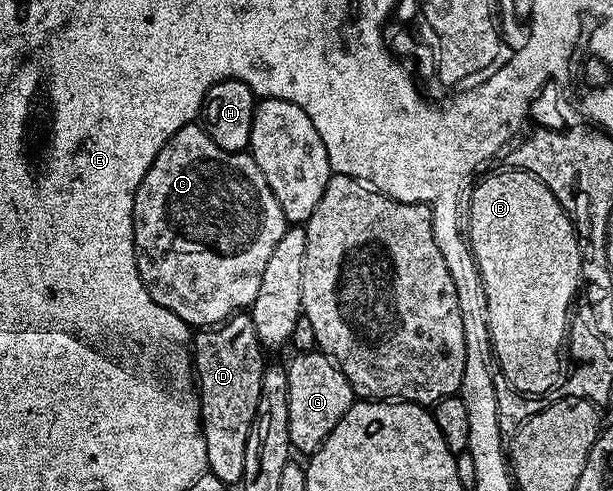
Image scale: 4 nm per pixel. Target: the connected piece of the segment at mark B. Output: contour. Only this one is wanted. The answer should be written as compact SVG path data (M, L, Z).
M507 168L504 171L483 179L474 188L469 202L469 216L466 215L465 218L465 237L481 276L484 292L483 304L487 312L487 337L490 349L493 351L494 361L495 358L499 361L500 371L498 370L498 373L501 375L502 381L509 383L519 394L547 396L559 378L559 369L563 366L563 358L565 362L565 343L569 338L569 319L573 313L573 303L576 301L577 291L581 286L583 257L579 251L579 237L575 235L575 229L569 220L569 216L561 208L560 202L553 196L553 192L545 186L544 182L535 174L526 173L524 170Z

